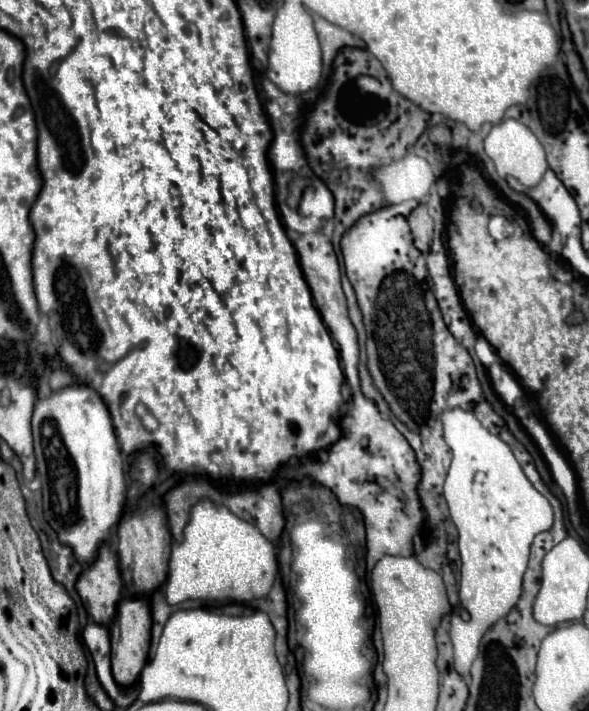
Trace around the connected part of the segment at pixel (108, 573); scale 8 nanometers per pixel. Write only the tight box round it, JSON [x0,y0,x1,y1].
[77,546,123,624]

